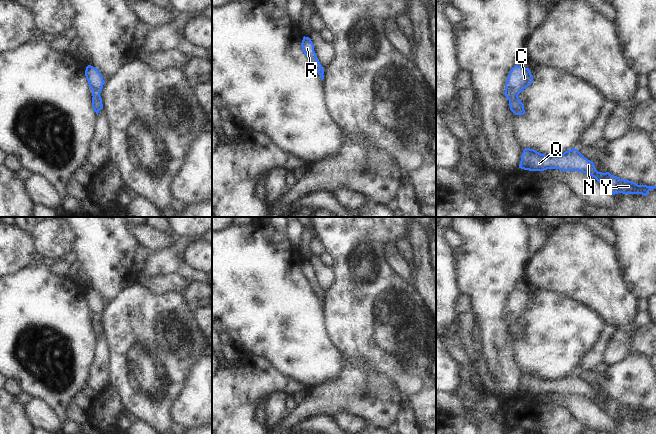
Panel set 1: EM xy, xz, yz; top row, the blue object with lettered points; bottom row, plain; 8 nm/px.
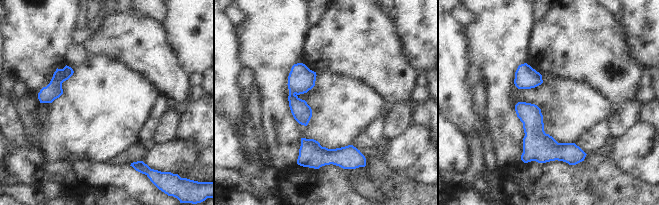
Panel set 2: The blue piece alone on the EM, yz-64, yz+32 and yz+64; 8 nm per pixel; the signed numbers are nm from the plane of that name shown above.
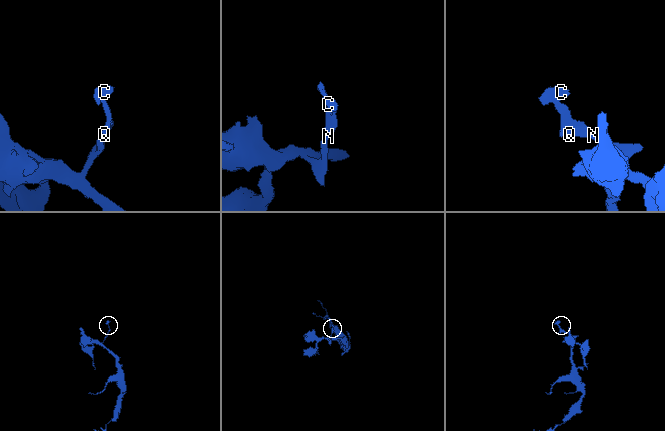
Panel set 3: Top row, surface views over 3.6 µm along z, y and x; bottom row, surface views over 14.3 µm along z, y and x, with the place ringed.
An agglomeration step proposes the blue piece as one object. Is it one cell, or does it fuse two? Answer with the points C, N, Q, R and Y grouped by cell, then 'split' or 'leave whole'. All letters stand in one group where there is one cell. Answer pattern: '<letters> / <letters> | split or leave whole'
C N Q R Y | leave whole

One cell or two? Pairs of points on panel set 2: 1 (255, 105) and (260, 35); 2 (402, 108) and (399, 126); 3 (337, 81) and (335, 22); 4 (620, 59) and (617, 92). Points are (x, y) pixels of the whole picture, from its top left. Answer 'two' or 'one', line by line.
1: two
2: one
3: two
4: one

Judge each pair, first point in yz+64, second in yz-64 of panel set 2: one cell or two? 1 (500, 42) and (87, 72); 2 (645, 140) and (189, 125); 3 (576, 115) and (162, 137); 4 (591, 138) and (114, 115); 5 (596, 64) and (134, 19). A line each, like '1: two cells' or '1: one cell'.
1: two cells
2: two cells
3: two cells
4: two cells
5: one cell

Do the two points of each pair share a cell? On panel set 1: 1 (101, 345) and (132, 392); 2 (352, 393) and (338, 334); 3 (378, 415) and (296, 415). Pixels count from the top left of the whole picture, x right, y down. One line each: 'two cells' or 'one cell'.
1: two cells
2: two cells
3: one cell

